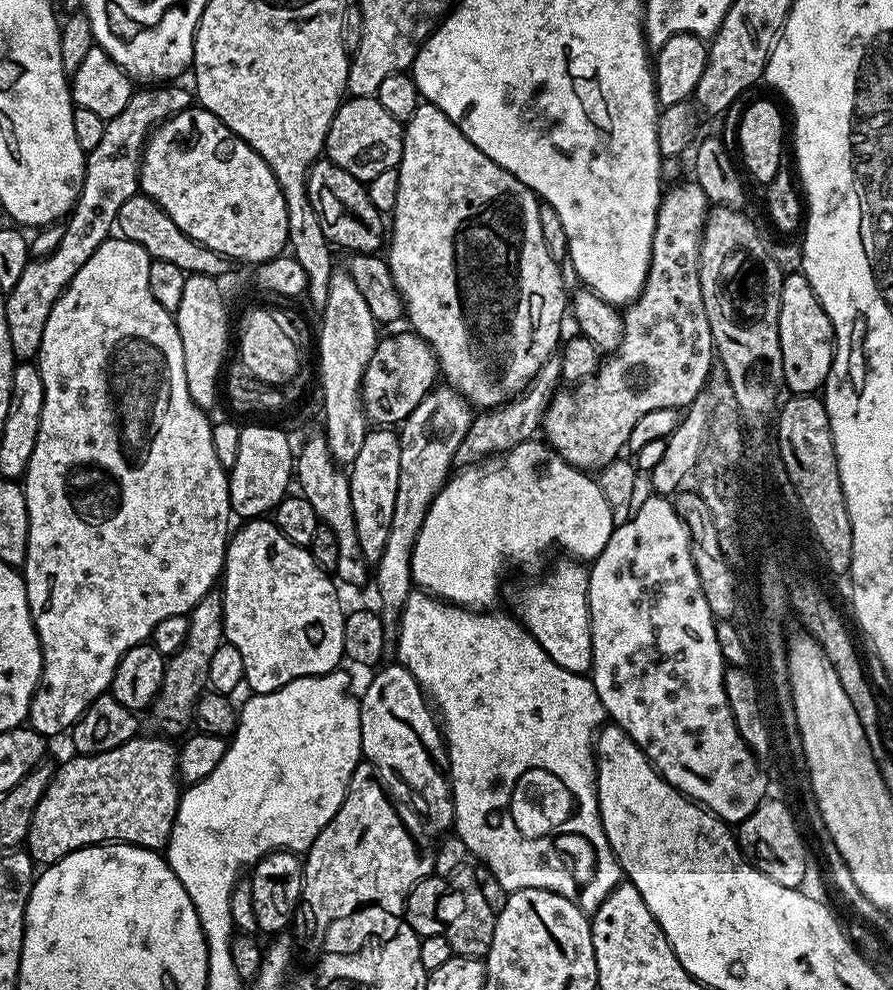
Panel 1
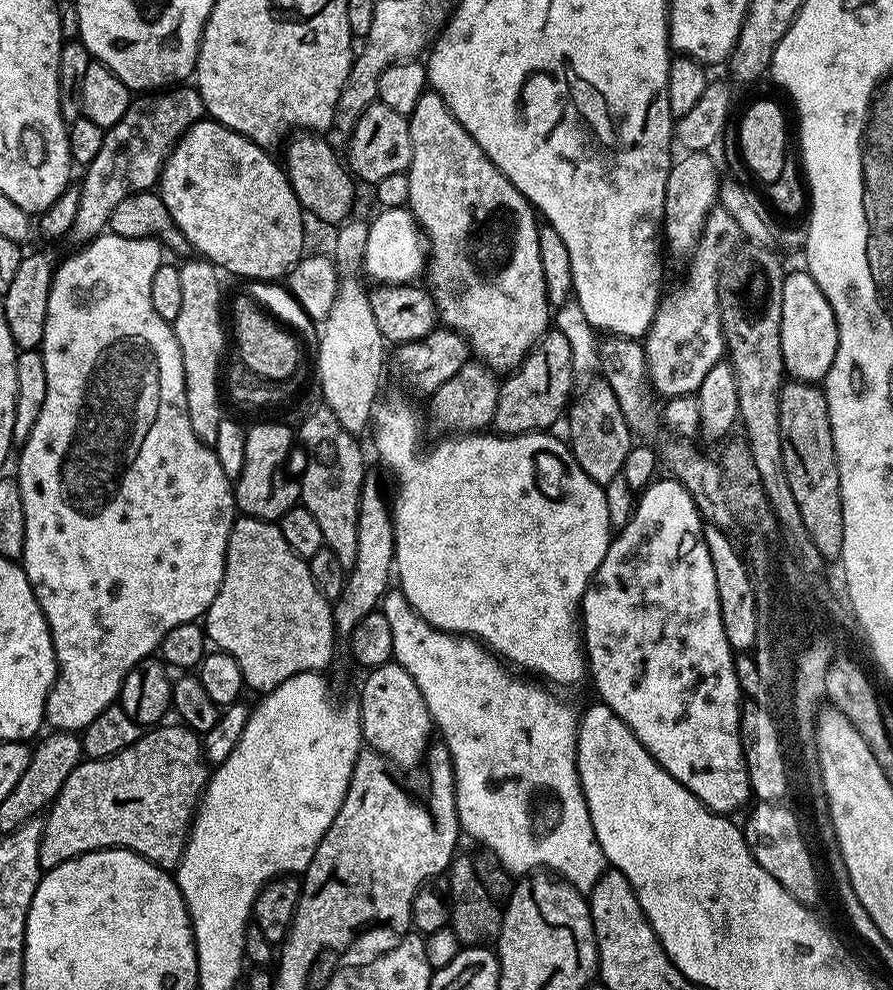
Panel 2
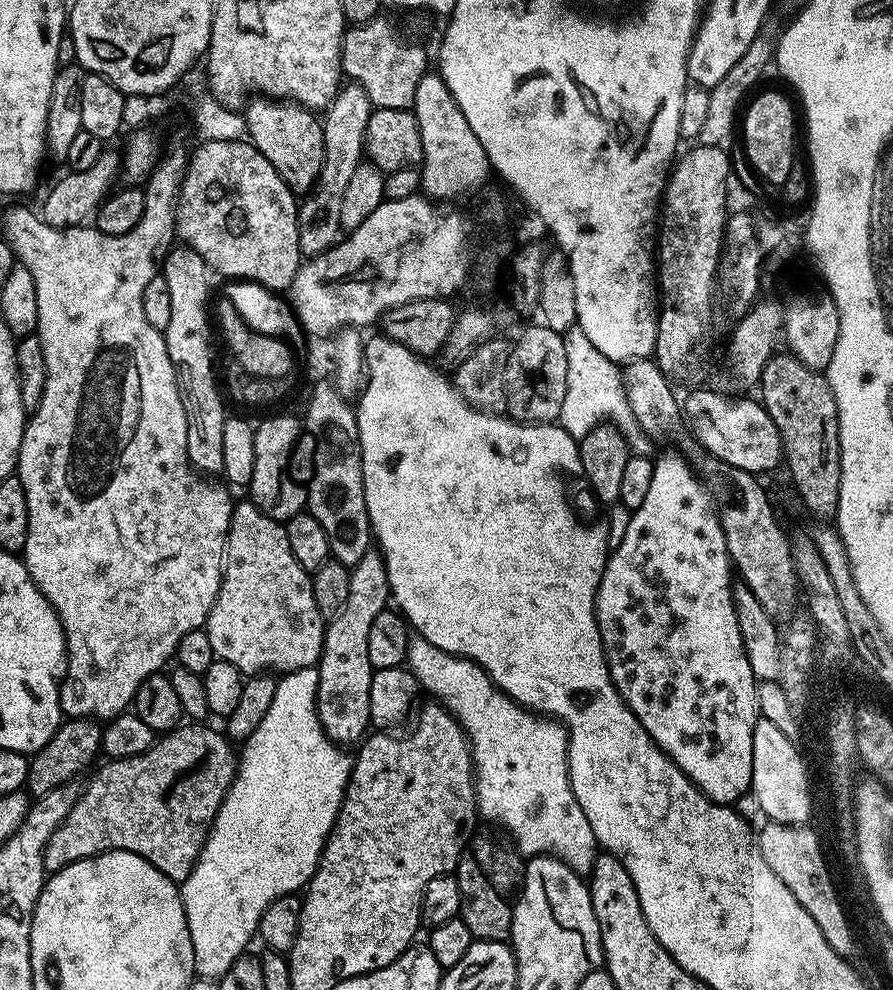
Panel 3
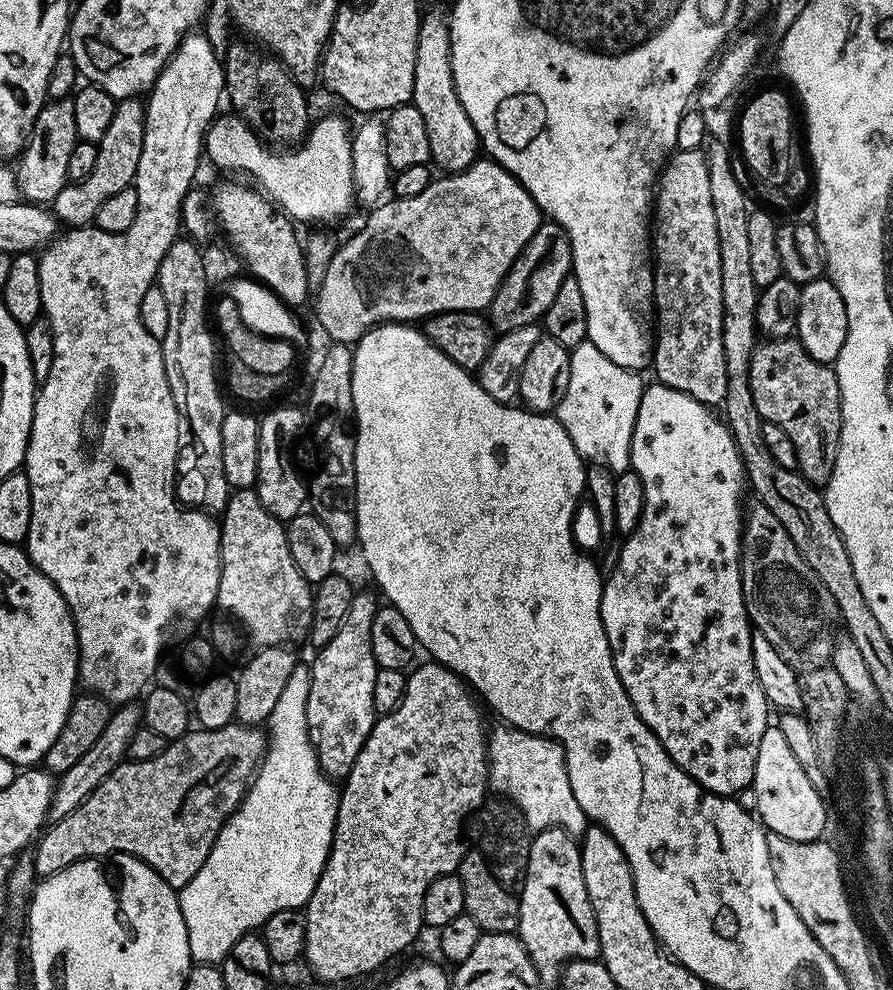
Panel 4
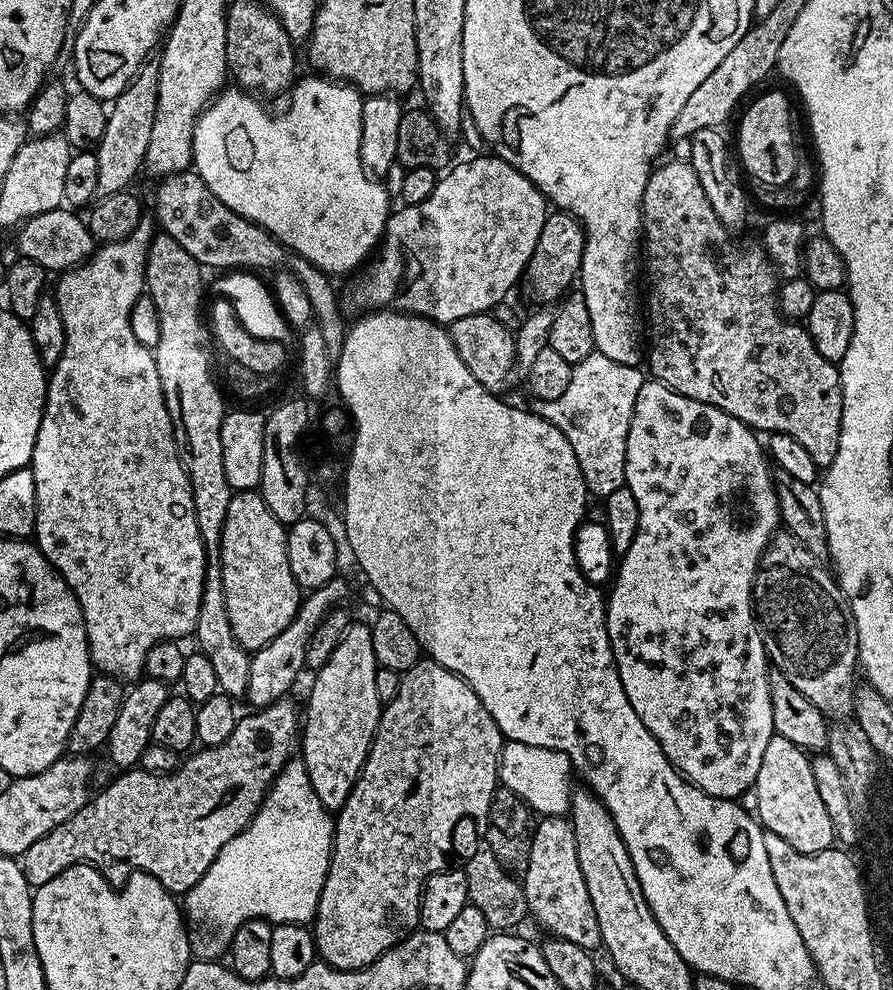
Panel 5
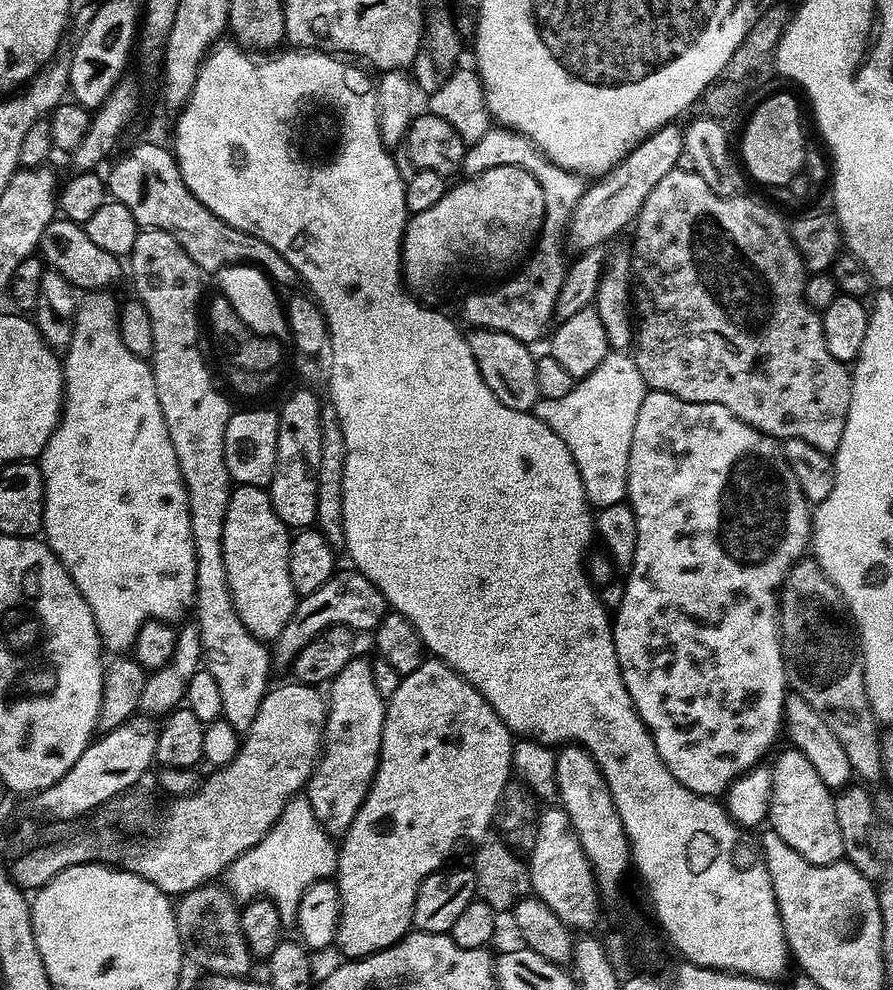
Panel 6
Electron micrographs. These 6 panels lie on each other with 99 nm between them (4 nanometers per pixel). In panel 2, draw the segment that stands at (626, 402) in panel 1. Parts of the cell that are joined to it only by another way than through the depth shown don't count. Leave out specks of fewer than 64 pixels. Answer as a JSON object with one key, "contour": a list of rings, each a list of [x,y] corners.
{"contour":[[[722,207],[711,208],[704,231],[690,257],[692,265],[681,288],[668,291],[661,302],[644,337],[647,354],[648,383],[660,398],[691,396],[702,386],[702,378],[723,361],[726,342],[719,312],[719,276],[722,265],[729,259],[728,251],[741,239],[738,226]]]}

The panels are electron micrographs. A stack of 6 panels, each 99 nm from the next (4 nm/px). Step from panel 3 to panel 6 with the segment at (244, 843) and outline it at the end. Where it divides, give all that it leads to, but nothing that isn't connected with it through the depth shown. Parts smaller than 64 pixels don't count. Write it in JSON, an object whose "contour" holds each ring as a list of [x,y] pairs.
{"contour":[[[297,794],[282,810],[276,825],[230,865],[226,873],[226,887],[240,902],[257,898],[274,902],[282,922],[292,926],[296,923],[298,906],[310,885],[335,877],[337,851],[333,837],[328,835],[318,818],[314,818],[307,795]]]}

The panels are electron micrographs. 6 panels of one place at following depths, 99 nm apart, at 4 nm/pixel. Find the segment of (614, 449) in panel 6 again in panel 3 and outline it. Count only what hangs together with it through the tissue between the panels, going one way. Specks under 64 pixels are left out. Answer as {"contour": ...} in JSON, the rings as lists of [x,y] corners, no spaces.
{"contour":[[[579,326],[563,333],[563,338],[566,346],[566,394],[558,419],[560,427],[565,428],[577,442],[605,422],[616,425],[625,437],[639,437],[641,431],[626,398],[621,369],[613,360],[606,358],[594,342],[590,342],[586,334],[582,334]]]}

